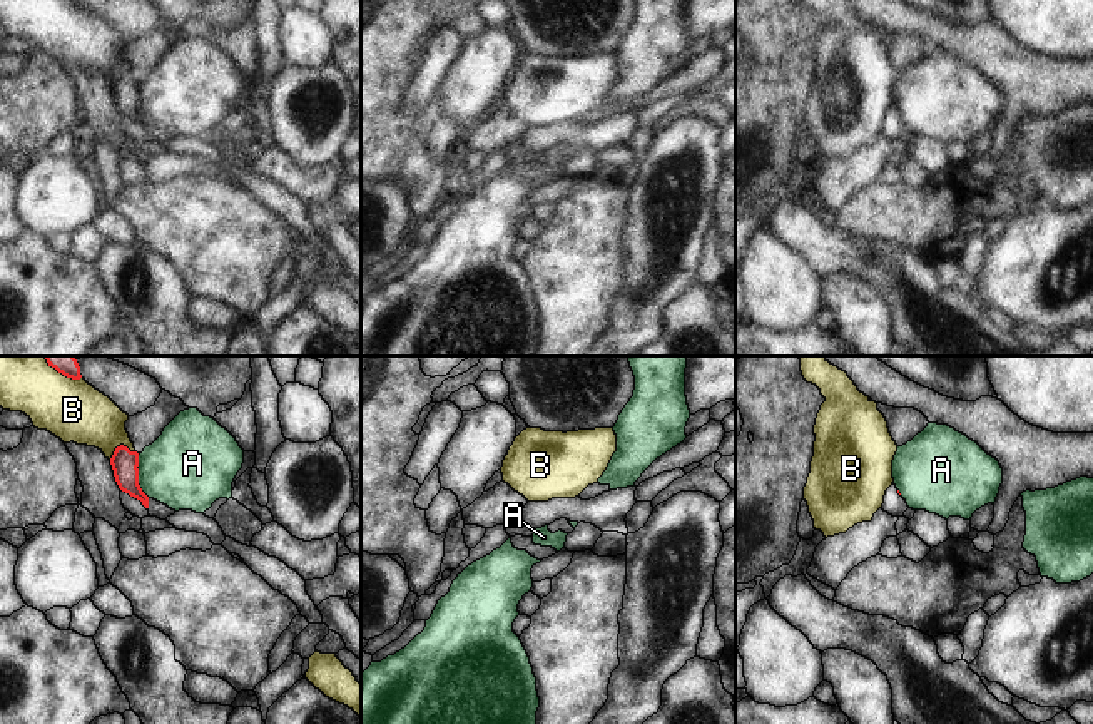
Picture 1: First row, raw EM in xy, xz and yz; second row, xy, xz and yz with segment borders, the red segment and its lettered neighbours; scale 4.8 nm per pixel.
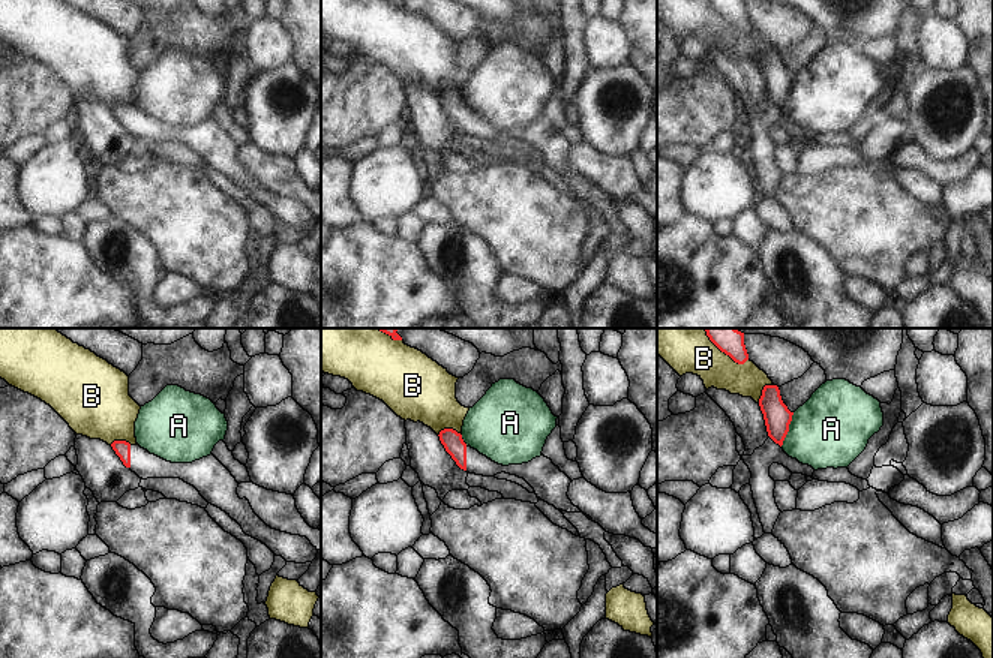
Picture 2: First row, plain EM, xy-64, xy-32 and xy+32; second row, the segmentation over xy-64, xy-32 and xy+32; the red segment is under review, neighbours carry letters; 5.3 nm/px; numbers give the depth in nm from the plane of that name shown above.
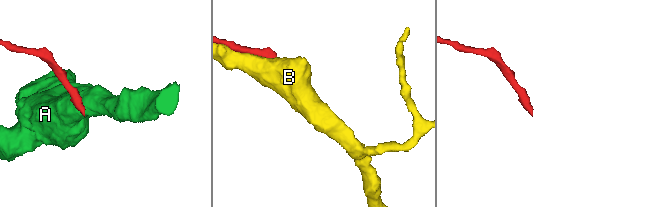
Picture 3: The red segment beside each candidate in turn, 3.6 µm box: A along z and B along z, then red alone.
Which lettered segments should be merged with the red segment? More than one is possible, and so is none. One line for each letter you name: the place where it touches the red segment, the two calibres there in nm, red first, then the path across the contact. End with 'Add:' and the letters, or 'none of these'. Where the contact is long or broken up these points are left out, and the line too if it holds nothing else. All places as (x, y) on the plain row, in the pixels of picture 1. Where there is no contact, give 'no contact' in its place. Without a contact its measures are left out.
Add: none of these

